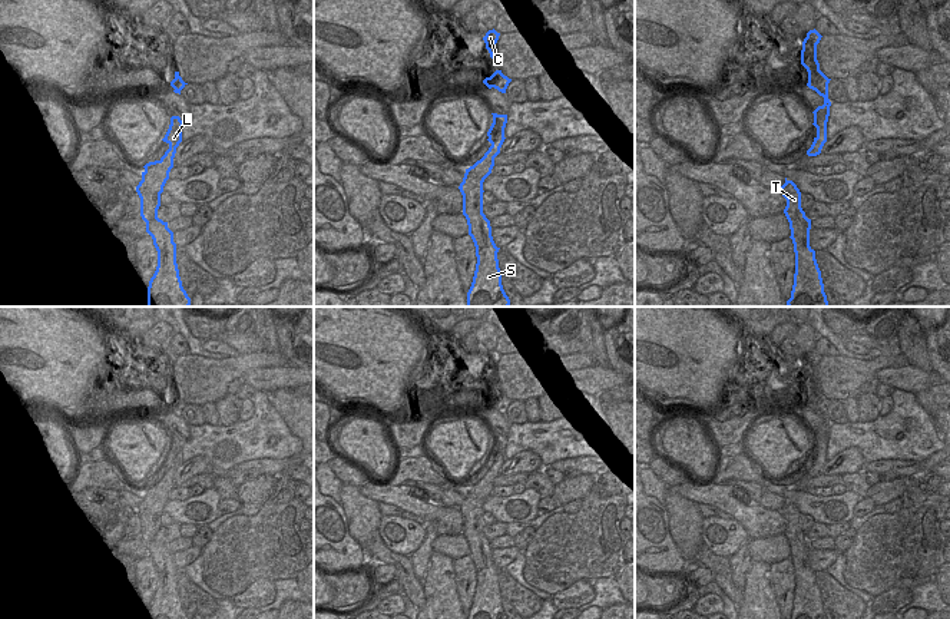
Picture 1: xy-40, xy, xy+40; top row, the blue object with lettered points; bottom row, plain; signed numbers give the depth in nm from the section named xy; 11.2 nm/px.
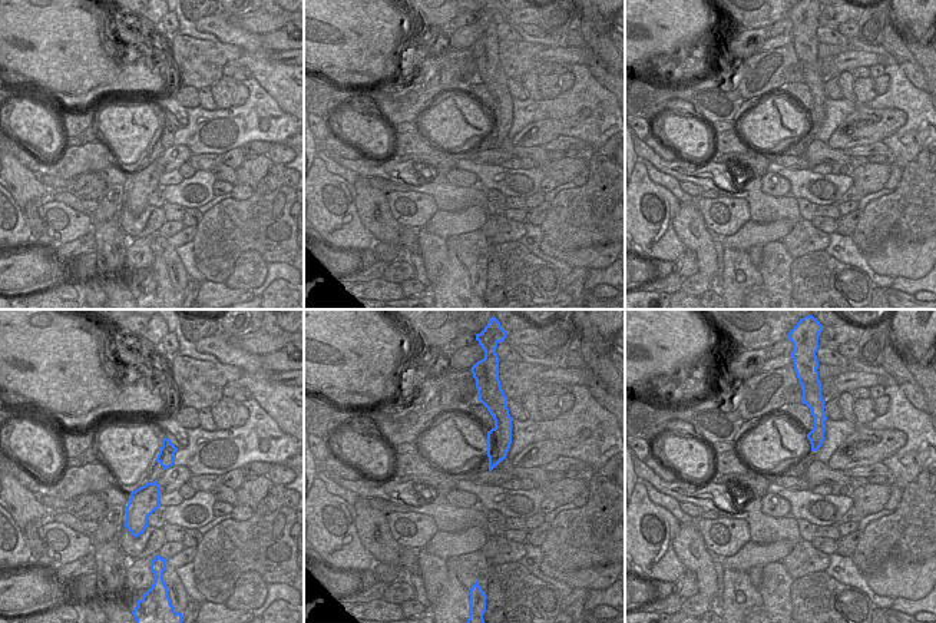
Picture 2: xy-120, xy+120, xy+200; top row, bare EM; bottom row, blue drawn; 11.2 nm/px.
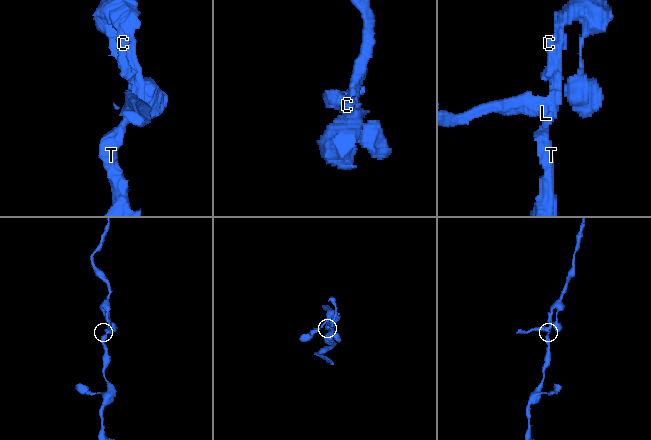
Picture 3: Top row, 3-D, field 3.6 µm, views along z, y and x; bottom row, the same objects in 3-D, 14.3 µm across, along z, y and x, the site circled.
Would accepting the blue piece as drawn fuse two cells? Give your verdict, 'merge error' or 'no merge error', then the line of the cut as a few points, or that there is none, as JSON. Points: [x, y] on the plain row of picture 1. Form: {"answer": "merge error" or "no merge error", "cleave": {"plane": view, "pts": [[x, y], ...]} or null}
{"answer": "merge error", "cleave": {"plane": "xy", "pts": [[493, 442], [499, 449], [499, 457], [492, 464]]}}

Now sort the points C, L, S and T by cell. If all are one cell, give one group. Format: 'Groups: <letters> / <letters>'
Groups: C S T / L.

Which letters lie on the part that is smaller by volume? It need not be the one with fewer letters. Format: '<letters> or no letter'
L

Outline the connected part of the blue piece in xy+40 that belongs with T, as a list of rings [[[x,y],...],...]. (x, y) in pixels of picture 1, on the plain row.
[[[785,499],[779,513],[787,520],[784,534],[790,543],[795,573],[795,595],[791,619],[827,619],[815,572],[810,567],[811,540],[801,529],[801,513]]]

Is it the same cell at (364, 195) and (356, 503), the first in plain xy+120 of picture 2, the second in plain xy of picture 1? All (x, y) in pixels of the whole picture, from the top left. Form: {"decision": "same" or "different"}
{"decision": "same"}

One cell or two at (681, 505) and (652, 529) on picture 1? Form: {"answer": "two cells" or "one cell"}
{"answer": "two cells"}

